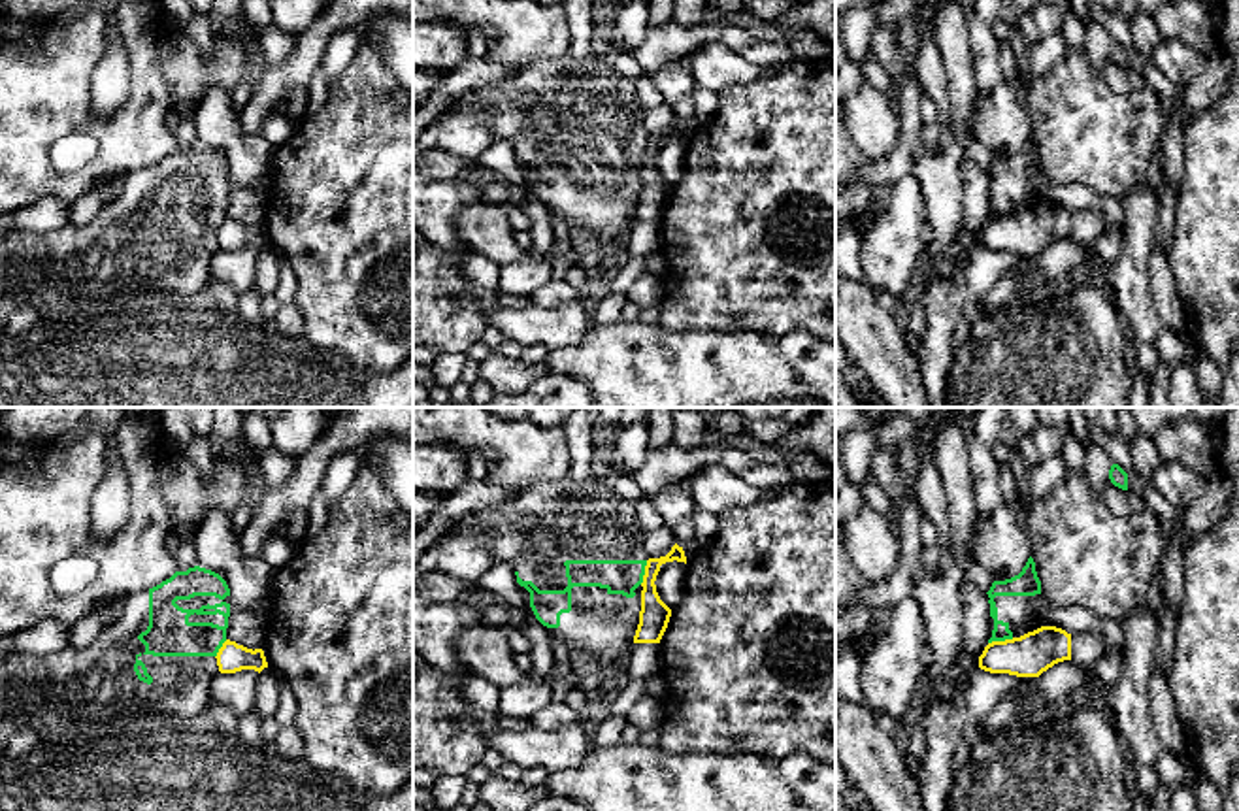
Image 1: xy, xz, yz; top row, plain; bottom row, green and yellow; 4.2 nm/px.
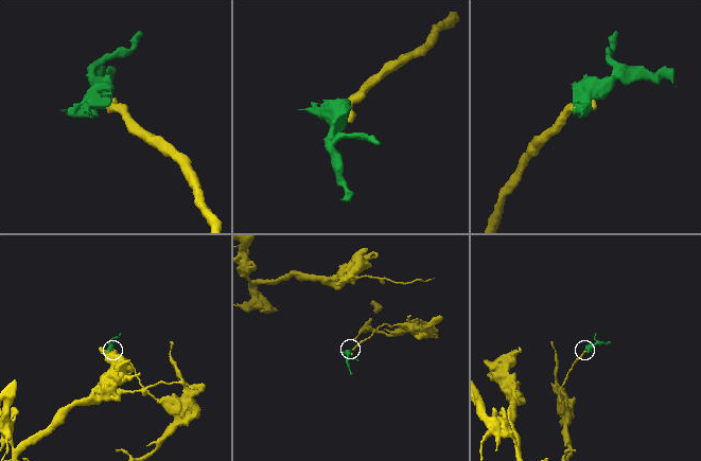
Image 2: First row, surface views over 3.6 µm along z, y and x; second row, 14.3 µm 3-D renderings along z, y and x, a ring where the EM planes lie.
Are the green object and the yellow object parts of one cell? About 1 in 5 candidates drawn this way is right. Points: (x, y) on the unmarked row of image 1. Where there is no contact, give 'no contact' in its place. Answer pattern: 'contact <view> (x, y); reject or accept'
contact yz (1000, 217); reject

